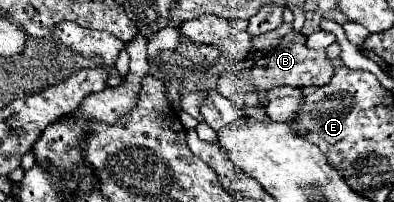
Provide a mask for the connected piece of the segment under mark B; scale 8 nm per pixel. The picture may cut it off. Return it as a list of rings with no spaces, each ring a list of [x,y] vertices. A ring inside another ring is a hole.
[[[282,24],[278,30],[254,36],[250,52],[242,62],[242,68],[232,74],[222,74],[218,78],[218,92],[234,102],[240,112],[246,112],[246,96],[248,92],[258,94],[258,106],[266,108],[268,104],[268,90],[276,86],[292,86],[292,88],[306,88],[306,86],[326,86],[334,76],[334,64],[326,56],[326,50],[308,50],[306,36],[296,32],[292,24]],[[282,32],[286,32],[282,36]]]

